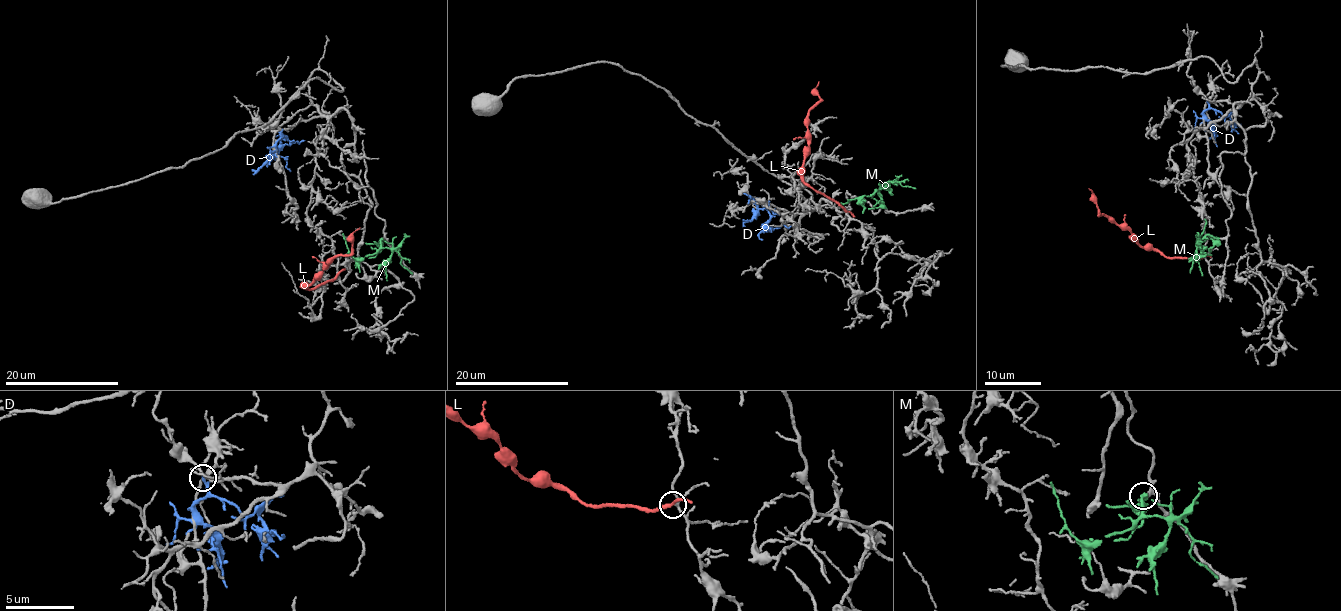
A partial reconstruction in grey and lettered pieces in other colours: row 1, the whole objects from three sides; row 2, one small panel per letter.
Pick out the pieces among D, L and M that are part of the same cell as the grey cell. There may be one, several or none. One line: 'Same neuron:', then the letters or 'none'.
Same neuron: M

